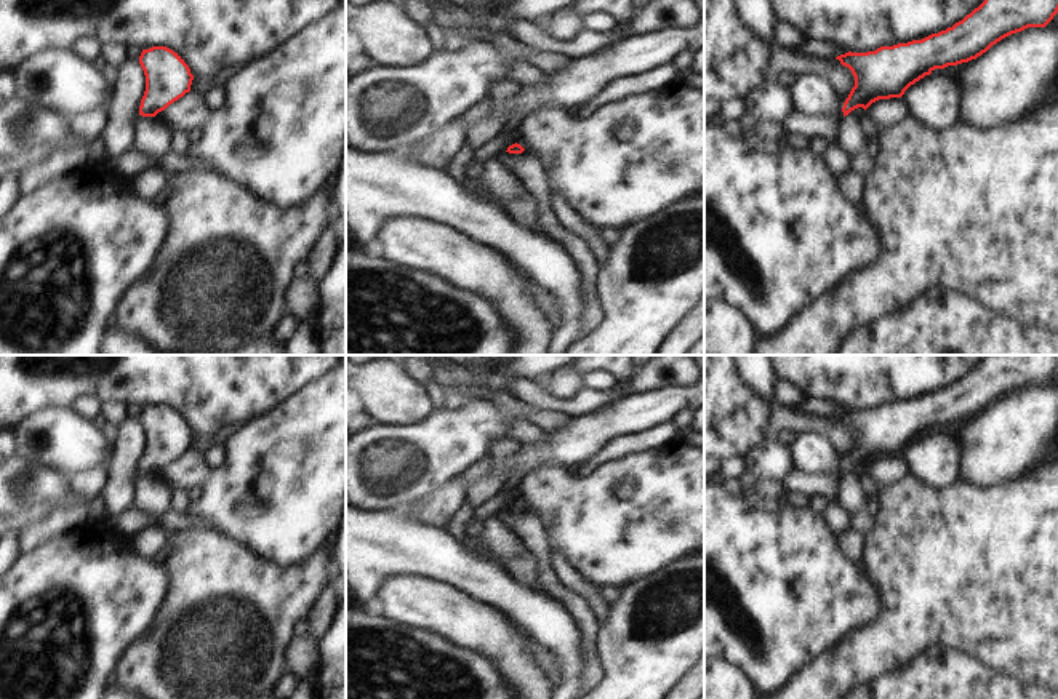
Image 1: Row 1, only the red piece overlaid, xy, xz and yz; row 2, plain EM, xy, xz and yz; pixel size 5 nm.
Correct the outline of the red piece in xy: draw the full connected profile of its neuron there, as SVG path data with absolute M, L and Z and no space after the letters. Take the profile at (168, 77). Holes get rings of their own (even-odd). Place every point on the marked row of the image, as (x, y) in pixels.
M166 46L142 50L139 64L146 75L146 91L139 115L155 117L190 91L194 75L184 59Z

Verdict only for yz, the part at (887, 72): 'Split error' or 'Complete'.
Complete

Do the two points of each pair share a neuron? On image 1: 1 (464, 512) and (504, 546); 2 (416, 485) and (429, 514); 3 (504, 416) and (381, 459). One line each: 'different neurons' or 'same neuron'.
1: same neuron
2: different neurons
3: same neuron

